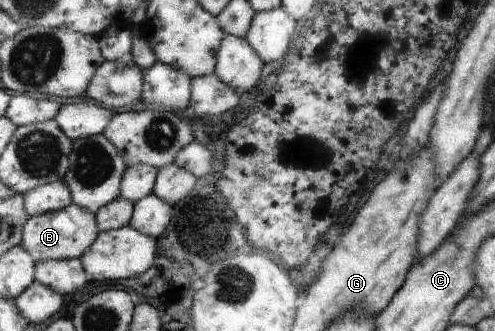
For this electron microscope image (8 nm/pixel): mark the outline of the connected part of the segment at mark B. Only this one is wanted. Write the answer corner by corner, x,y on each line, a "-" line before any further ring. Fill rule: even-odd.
76,202
66,210
31,217
24,231
24,247
32,252
37,264
52,260
83,259
84,254
98,241
101,232
97,213

